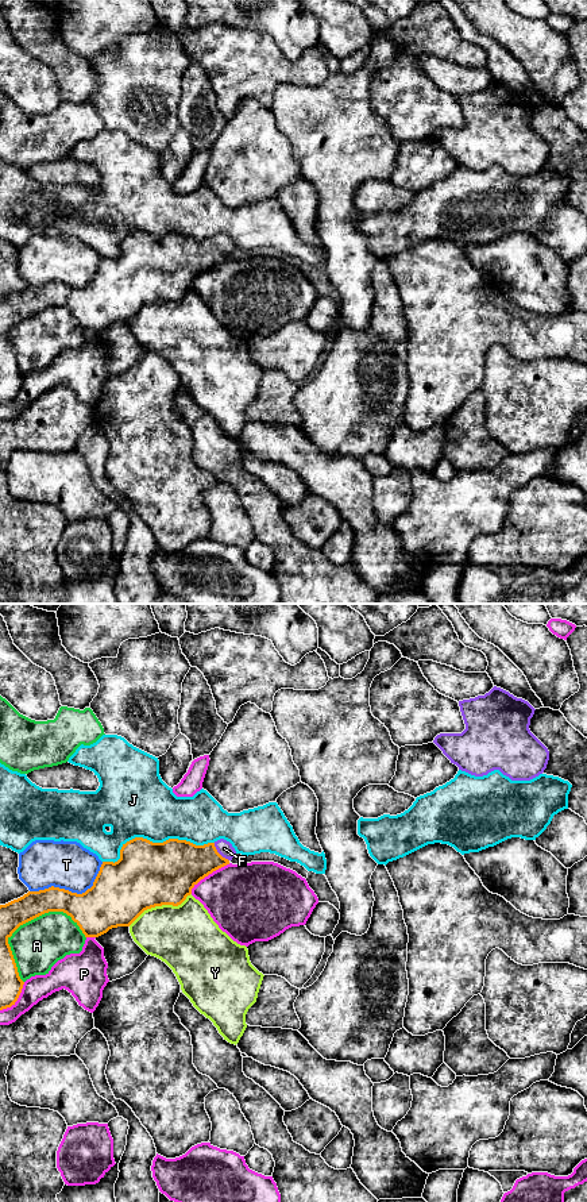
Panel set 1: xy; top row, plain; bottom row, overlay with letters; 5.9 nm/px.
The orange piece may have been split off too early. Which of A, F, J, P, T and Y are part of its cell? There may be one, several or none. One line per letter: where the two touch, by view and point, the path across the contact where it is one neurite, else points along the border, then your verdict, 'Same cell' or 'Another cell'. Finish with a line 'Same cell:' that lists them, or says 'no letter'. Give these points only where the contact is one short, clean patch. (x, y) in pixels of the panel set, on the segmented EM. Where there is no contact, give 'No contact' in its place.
A: Touches orange at xy (14, 931). Another cell
F: Touches orange at xy (217, 852). Same cell
J: Touches orange at xy (154, 843). Another cell
P: Touches orange at xy (208, 874). Another cell
T: Touches orange at xy (72, 893). Another cell
Y: Touches orange at xy (159, 905). Another cell
Same cell: F

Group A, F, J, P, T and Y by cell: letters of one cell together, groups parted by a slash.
A / F / J / P / T / Y

